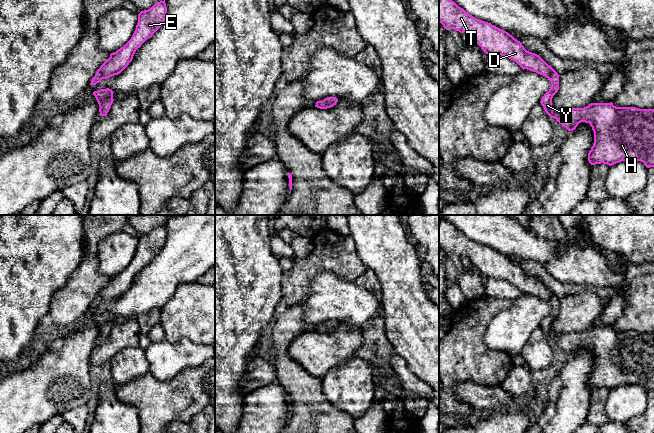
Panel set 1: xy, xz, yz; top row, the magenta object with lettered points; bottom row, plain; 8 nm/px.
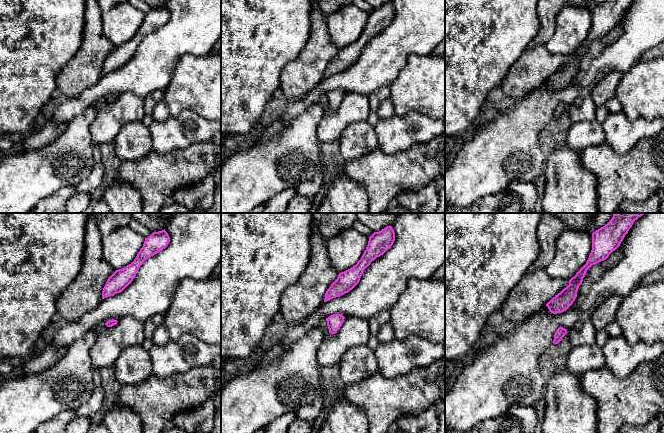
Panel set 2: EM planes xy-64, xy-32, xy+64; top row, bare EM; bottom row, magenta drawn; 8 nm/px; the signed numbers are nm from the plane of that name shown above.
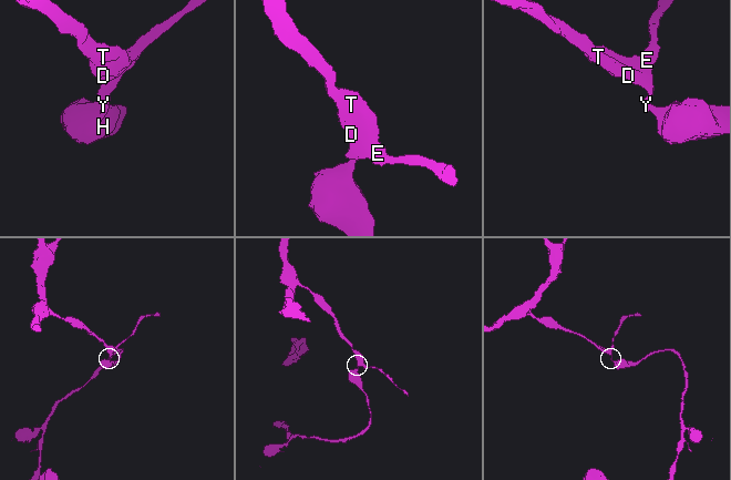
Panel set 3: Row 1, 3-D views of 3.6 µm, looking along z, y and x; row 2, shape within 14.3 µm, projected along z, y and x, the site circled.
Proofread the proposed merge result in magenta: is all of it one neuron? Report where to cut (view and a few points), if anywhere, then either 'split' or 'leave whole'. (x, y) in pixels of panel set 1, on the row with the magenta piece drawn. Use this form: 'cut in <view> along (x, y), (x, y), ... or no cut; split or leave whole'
no cut; leave whole

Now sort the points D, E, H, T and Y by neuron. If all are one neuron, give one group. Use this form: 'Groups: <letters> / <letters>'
Groups: D E H T Y

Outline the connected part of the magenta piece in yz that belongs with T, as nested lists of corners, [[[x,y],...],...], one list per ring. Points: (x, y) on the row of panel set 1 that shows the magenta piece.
[[[439,0],[439,22],[446,30],[455,29],[460,33],[467,33],[472,42],[478,44],[486,54],[508,57],[523,70],[527,69],[548,78],[551,87],[540,103],[545,112],[568,131],[575,130],[581,122],[590,124],[594,132],[594,144],[588,153],[591,165],[603,163],[612,166],[621,161],[641,161],[647,168],[654,167],[654,109],[616,107],[610,102],[591,103],[584,108],[556,110],[552,107],[552,98],[559,90],[560,75],[539,55],[527,51],[522,43],[508,32],[473,17],[452,0]]]

